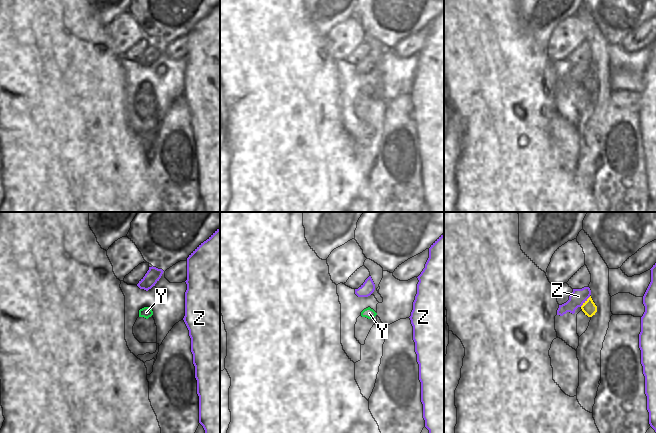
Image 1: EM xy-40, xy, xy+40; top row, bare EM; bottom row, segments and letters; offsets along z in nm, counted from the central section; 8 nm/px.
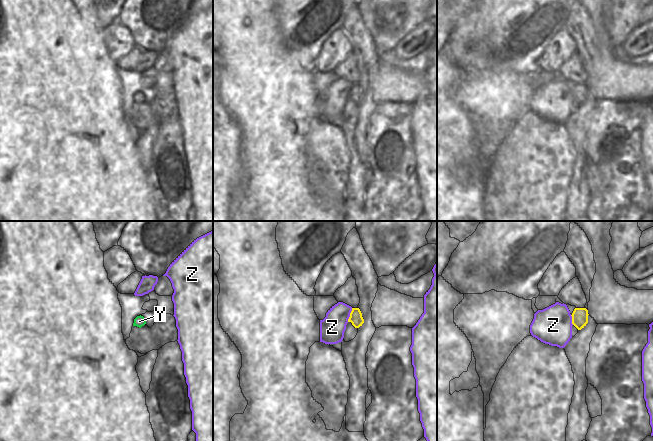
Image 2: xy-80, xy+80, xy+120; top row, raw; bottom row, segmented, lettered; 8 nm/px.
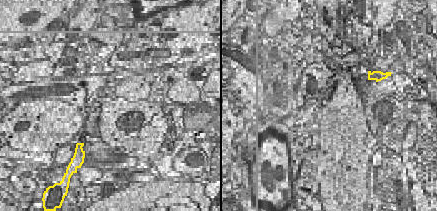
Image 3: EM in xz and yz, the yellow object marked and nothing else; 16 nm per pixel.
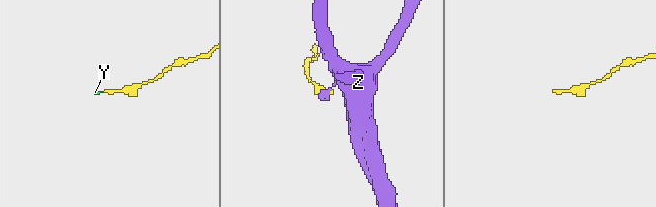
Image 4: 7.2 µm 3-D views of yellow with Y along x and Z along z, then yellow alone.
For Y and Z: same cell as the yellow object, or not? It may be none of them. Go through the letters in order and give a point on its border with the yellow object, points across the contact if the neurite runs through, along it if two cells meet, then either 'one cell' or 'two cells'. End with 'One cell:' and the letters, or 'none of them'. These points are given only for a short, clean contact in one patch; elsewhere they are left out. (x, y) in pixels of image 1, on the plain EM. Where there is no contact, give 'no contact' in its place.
Y: no contact; one cell
Z: contact xy+40 (585, 77); border xy+40 (590, 72), (580, 82); two cells
One cell: Y

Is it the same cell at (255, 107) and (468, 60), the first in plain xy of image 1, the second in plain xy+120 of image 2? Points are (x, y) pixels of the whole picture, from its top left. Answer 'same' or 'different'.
different

